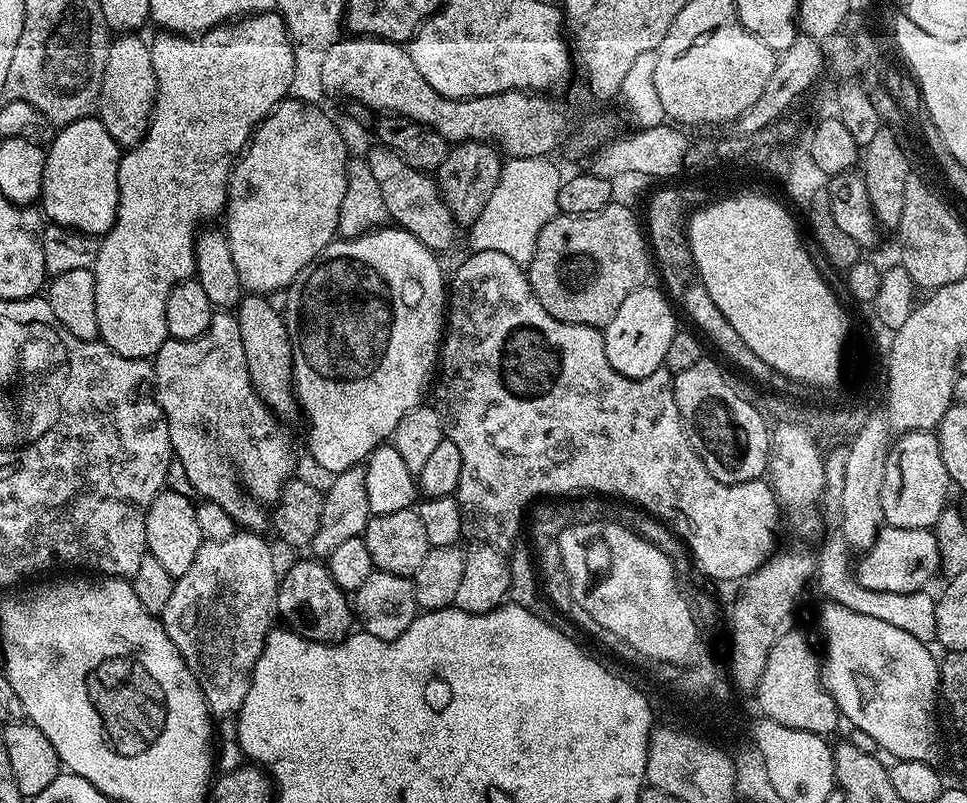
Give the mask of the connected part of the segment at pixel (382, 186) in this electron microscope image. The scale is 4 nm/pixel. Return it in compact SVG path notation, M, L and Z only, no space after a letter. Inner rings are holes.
M373 146L366 159L378 182L382 202L386 202L386 210L393 225L414 234L414 238L418 238L418 242L425 244L431 252L443 254L447 248L455 246L458 231L456 219L440 197L435 179L429 173L410 167L394 150L383 146Z

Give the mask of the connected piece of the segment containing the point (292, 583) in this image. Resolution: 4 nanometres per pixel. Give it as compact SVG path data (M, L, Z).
M316 558L300 560L279 577L280 589L276 591L276 612L292 631L319 644L340 644L354 628L354 608L349 593L334 582L327 563Z

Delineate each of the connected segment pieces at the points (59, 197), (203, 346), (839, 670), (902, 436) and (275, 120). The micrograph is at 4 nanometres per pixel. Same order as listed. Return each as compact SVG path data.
M99 118L63 125L44 153L42 190L38 201L43 215L63 228L103 237L116 221L121 155L120 145L110 138L110 134L106 134L106 126L102 126Z
M228 310L213 311L206 334L189 340L165 340L155 354L154 367L156 401L168 420L172 454L182 462L195 495L222 506L241 529L263 533L263 528L270 524L270 509L279 504L288 481L293 479L296 456L292 453L291 434L280 425L283 423L276 413L264 405L250 382L246 350L242 350L242 334L235 315Z
M824 602L822 604L823 605L820 608L820 632L822 635L824 635L825 642L828 643L828 660L826 656L826 663L822 668L822 679L824 681L825 688L827 688L828 690L828 693L834 698L836 707L840 709L841 717L843 717L843 719L847 721L847 723L849 720L849 725L851 725L852 728L857 728L858 730L866 730L866 734L872 735L872 737L874 737L874 742L878 742L880 749L885 753L888 751L889 754L892 755L892 758L895 758L896 760L926 760L929 762L935 761L937 759L935 756L940 752L940 724L938 721L936 721L936 704L938 708L938 697L940 694L940 665L938 663L937 657L932 657L932 652L930 650L932 648L929 647L927 643L924 643L918 638L914 637L913 634L908 634L906 630L899 629L887 622L882 622L881 619L872 618L869 615L865 614L855 613L854 610L847 609L846 606L834 604L831 602Z
M935 431L902 432L891 441L886 458L886 479L882 482L885 525L906 530L932 530L944 508L949 507L948 488L946 462L942 462L940 438Z
M286 98L276 107L273 112L257 126L252 134L248 147L244 149L242 155L237 159L233 169L232 178L228 181L228 202L226 205L226 217L228 216L228 228L226 235L230 246L230 255L234 257L234 266L238 269L238 278L242 286L252 294L267 294L287 289L326 250L326 246L337 239L338 236L338 216L342 210L342 198L346 198L346 178L348 177L349 154L346 143L339 134L337 121L328 117L322 110L323 107L315 103L300 101L295 98Z

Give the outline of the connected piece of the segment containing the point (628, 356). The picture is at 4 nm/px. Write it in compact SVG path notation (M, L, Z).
M652 287L634 290L634 294L627 296L622 306L618 306L618 314L614 314L602 329L606 358L610 358L610 366L626 378L646 378L654 374L654 370L663 368L666 350L678 330L676 316L672 313L672 300L660 288L661 293Z

